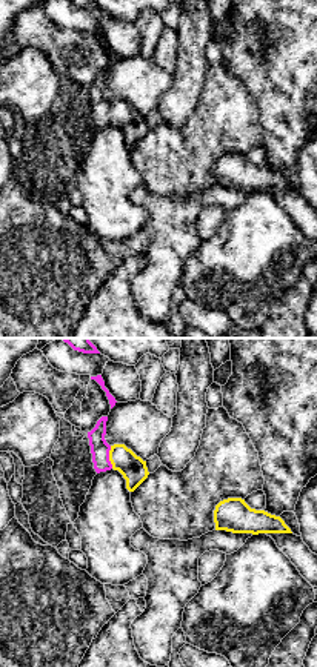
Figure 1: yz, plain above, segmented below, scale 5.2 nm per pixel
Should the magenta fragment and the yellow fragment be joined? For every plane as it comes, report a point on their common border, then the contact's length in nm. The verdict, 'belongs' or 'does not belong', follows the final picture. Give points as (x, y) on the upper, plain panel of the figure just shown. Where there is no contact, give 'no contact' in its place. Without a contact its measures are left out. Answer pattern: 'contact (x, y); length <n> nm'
contact (108, 112); length 120 nm

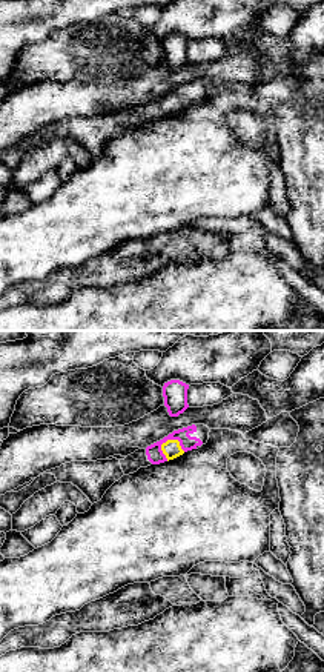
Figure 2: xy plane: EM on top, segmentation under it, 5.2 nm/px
contact (174, 94); length 140 nm

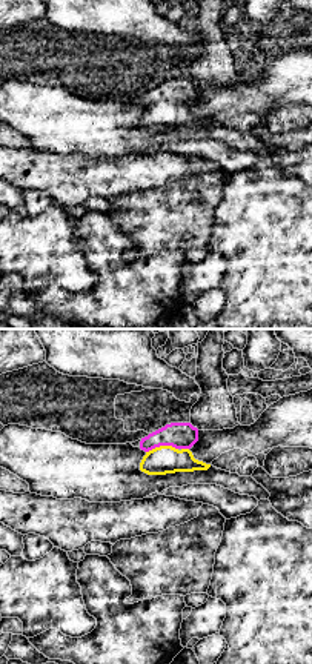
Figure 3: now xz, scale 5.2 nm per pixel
contact (162, 100); length 170 nm

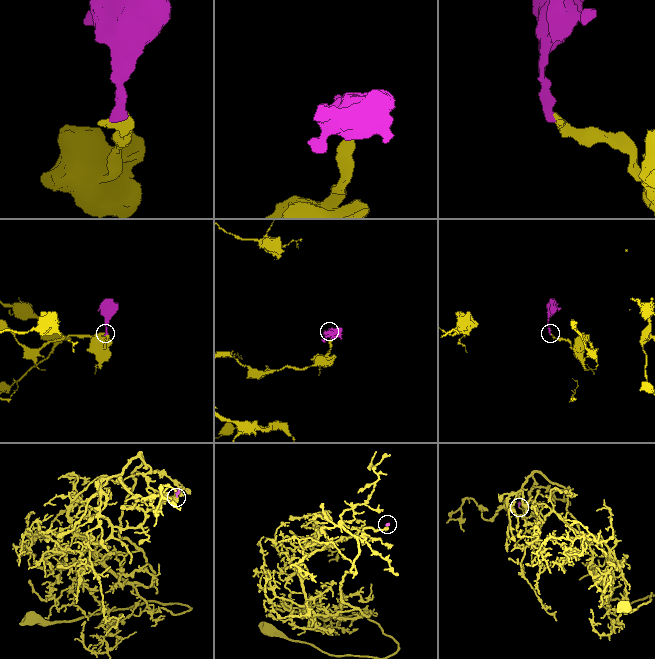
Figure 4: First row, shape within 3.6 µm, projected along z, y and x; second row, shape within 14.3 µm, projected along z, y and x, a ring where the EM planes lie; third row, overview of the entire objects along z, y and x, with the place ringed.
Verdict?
belongs

